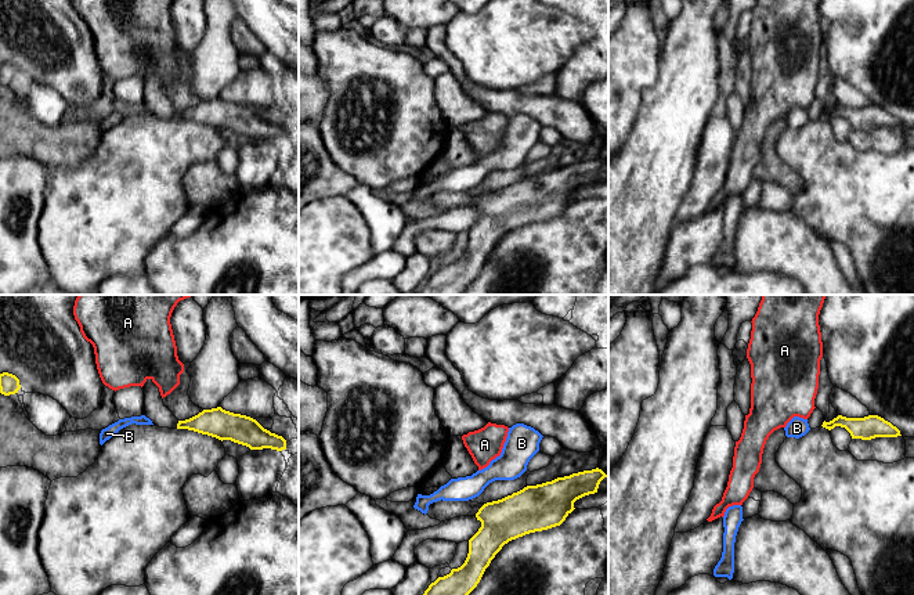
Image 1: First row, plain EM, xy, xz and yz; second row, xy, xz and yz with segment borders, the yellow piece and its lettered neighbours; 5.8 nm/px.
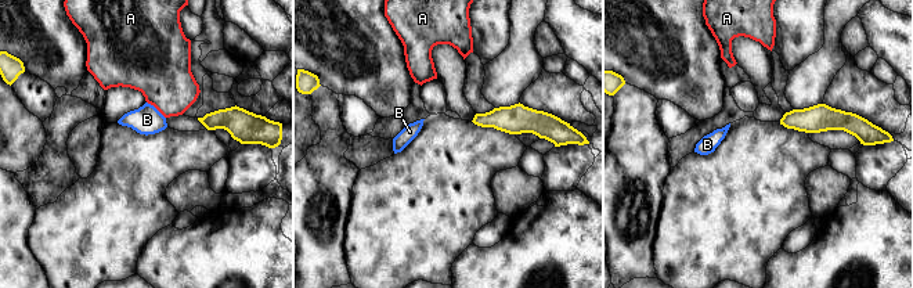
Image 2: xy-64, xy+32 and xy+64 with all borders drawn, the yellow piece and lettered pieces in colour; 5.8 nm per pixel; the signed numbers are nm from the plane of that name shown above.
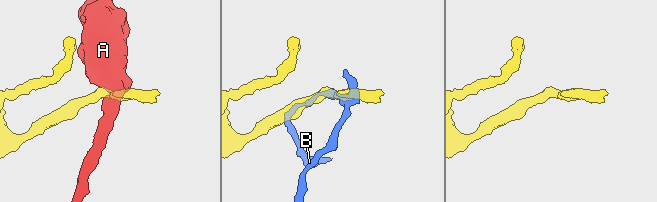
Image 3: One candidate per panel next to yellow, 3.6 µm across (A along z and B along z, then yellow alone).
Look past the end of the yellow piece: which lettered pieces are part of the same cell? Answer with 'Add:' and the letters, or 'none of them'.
Add: none of them

